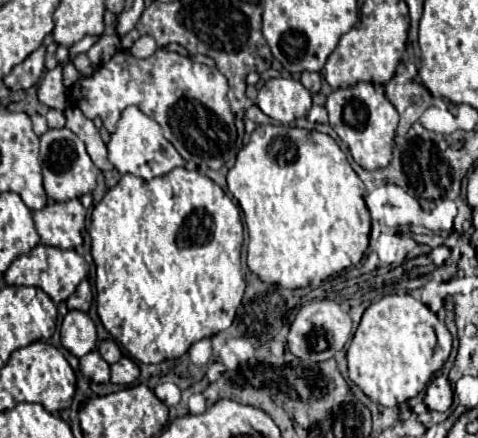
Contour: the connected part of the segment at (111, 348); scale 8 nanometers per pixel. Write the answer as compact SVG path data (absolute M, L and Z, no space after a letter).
M103 340L103 342L99 342L99 348L97 350L101 352L101 356L103 356L103 360L107 364L115 364L123 356L115 340Z

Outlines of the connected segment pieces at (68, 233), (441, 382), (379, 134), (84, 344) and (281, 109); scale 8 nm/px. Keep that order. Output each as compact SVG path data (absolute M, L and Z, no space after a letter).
M77 198L69 202L53 202L39 212L33 212L41 244L63 250L79 246L83 242L81 232L85 228L85 214L87 212Z
M437 376L433 378L433 382L429 384L427 392L425 392L425 398L423 398L425 406L429 410L435 410L435 412L445 412L449 410L451 402L453 402L453 390L449 386L449 380L447 376Z
M361 82L351 88L333 90L327 96L325 108L329 112L329 124L337 132L337 136L347 144L353 160L365 170L385 168L393 158L393 138L399 122L399 114L395 106L379 94L373 84Z
M69 310L61 324L61 344L77 358L89 354L97 346L93 320L79 310Z
M273 78L267 80L259 90L257 106L271 120L289 124L297 118L307 116L311 108L311 94L299 80Z

